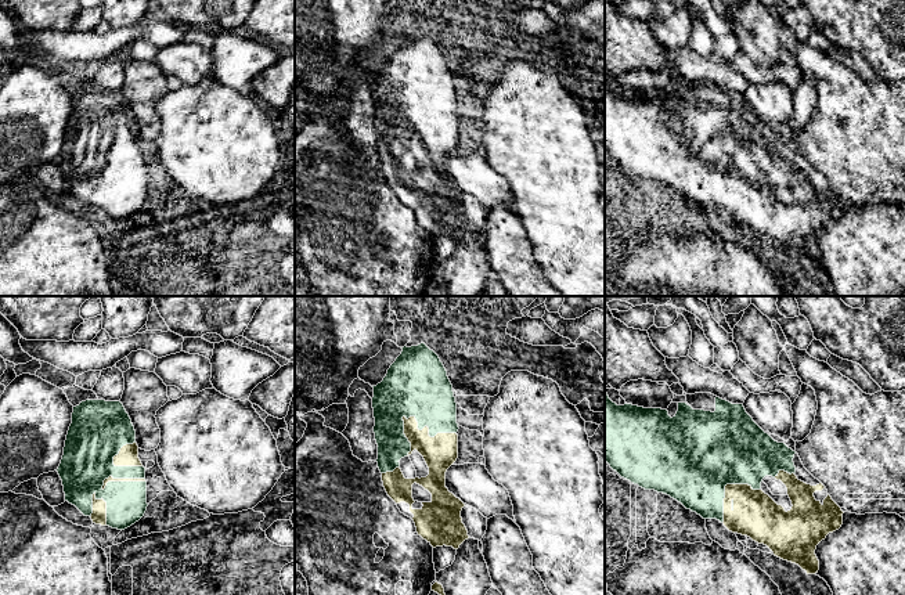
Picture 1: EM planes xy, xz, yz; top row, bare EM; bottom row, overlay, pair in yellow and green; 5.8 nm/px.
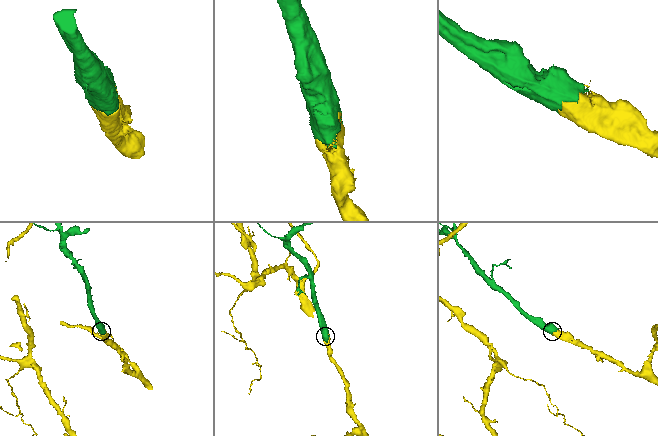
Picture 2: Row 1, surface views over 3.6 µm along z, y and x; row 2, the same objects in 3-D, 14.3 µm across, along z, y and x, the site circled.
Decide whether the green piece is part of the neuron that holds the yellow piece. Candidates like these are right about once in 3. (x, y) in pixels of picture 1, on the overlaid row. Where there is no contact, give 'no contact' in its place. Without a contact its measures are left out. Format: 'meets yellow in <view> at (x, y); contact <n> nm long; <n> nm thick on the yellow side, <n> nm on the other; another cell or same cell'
meets yellow in xz at (428, 429); contact 340 nm long; 190 nm thick on the yellow side, 340 nm on the other; same cell

